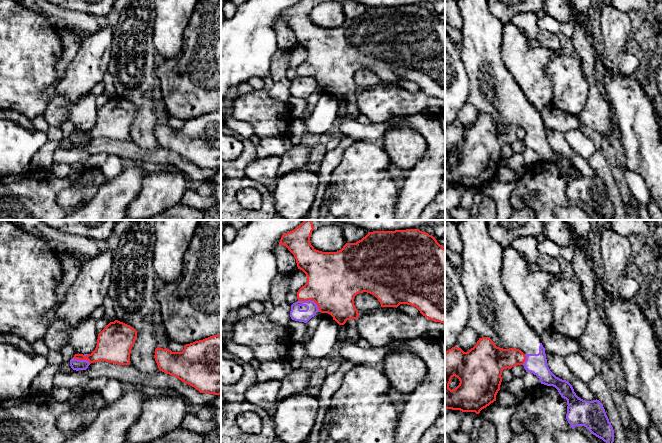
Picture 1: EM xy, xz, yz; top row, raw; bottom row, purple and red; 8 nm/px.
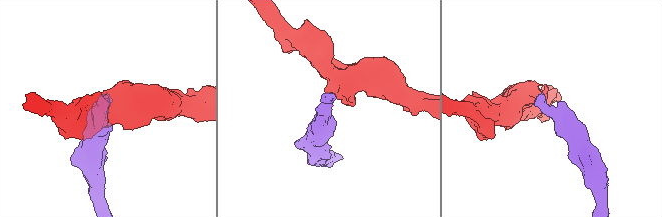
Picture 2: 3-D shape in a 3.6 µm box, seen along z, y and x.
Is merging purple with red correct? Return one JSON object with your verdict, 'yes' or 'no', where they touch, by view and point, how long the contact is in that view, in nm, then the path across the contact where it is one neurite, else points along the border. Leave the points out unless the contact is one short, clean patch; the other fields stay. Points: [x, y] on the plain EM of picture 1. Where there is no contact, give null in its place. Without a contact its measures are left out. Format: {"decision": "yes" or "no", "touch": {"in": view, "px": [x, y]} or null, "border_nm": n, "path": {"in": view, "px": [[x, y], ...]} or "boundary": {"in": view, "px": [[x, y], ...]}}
{"decision": "no", "touch": {"in": "xz", "px": [310, 76]}, "border_nm": 200, "boundary": {"in": "xz", "px": [[298, 76], [312, 76], [319, 87]]}}

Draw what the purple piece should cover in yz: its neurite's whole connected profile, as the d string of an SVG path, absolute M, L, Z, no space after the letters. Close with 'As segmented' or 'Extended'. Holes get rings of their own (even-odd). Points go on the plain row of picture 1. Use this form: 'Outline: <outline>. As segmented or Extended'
Outline: M459 0L460 14L463 21L463 43L459 48L467 74L469 76L469 97L471 103L480 114L490 114L497 123L503 125L519 125L525 132L523 140L526 148L536 151L541 160L555 163L562 174L567 176L566 195L572 204L586 203L591 210L607 220L614 218L614 206L606 191L603 180L599 176L585 177L579 174L572 161L556 153L547 141L545 124L541 114L530 103L523 90L512 77L502 60L503 23L489 10L487 0Z. Extended

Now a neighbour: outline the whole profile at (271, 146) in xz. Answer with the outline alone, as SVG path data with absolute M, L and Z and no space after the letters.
M288 136L261 138L256 145L256 154L259 158L268 156L281 157L292 148Z

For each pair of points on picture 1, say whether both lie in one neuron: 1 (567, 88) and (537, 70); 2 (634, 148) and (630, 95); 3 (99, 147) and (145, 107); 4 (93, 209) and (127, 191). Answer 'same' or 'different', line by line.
1: different
2: same
3: different
4: same

